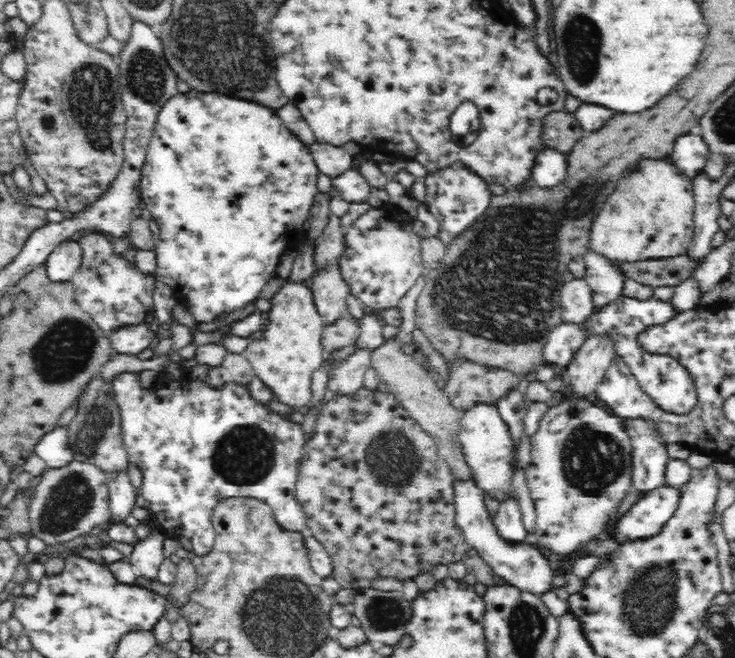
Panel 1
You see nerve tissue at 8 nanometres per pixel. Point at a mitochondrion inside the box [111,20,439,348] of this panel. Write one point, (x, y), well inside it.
(145, 77)

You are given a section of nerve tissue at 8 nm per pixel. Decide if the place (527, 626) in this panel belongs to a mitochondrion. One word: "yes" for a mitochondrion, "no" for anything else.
yes

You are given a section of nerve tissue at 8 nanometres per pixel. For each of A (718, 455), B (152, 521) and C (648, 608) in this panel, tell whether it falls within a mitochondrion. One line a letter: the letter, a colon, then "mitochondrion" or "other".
A: other
B: other
C: mitochondrion

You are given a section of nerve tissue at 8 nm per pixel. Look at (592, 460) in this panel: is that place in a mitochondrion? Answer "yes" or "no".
yes

